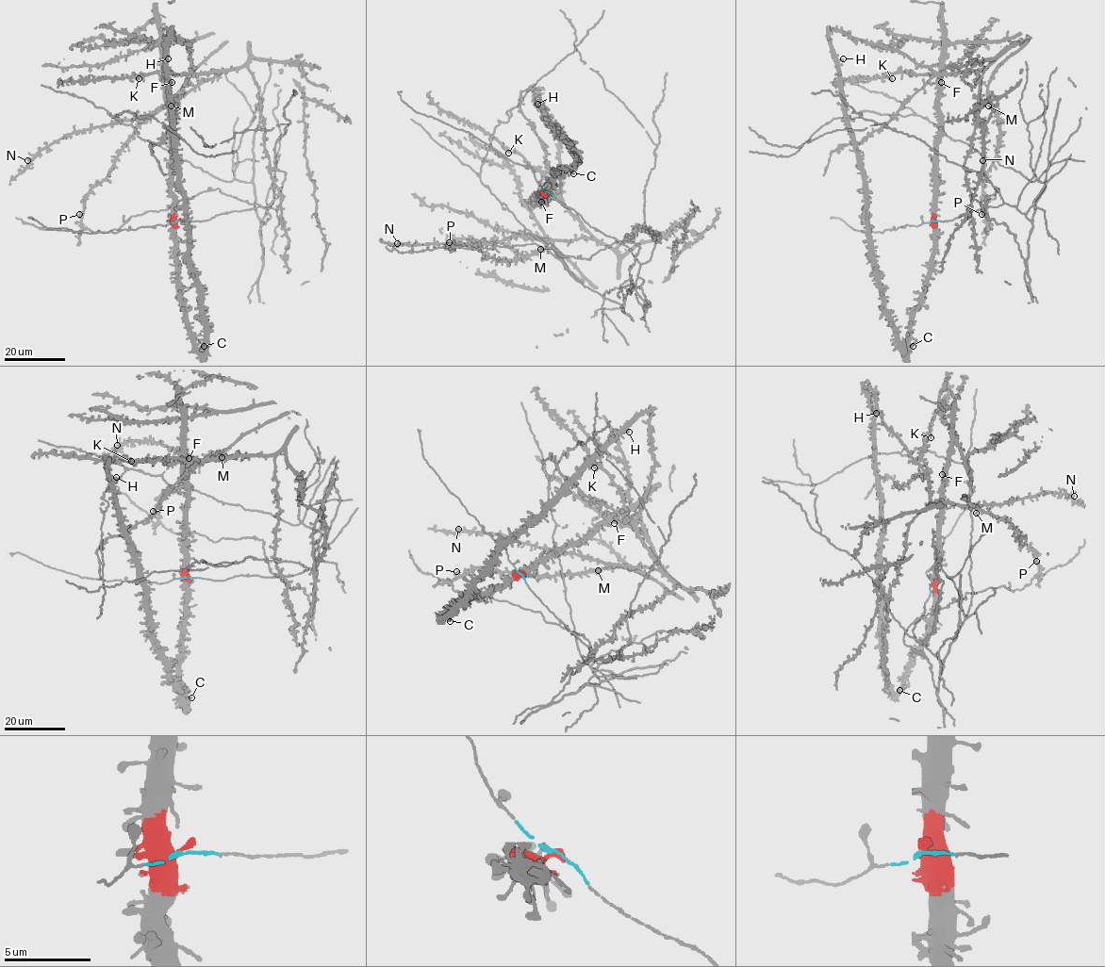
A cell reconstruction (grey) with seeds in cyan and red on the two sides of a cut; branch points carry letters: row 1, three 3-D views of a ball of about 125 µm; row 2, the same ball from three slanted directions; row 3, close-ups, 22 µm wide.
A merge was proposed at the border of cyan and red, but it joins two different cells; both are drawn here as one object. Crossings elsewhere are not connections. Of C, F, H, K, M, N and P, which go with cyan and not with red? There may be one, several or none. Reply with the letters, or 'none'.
K, M, N, P

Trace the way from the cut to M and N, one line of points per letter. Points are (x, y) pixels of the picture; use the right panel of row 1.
M: (931, 220), (1014, 205), (1031, 223), (1028, 258), (982, 212), (997, 188), (985, 231), (999, 136), (988, 106)
N: (931, 220), (1003, 203), (981, 173), (964, 169), (987, 66), (978, 73), (982, 159)

